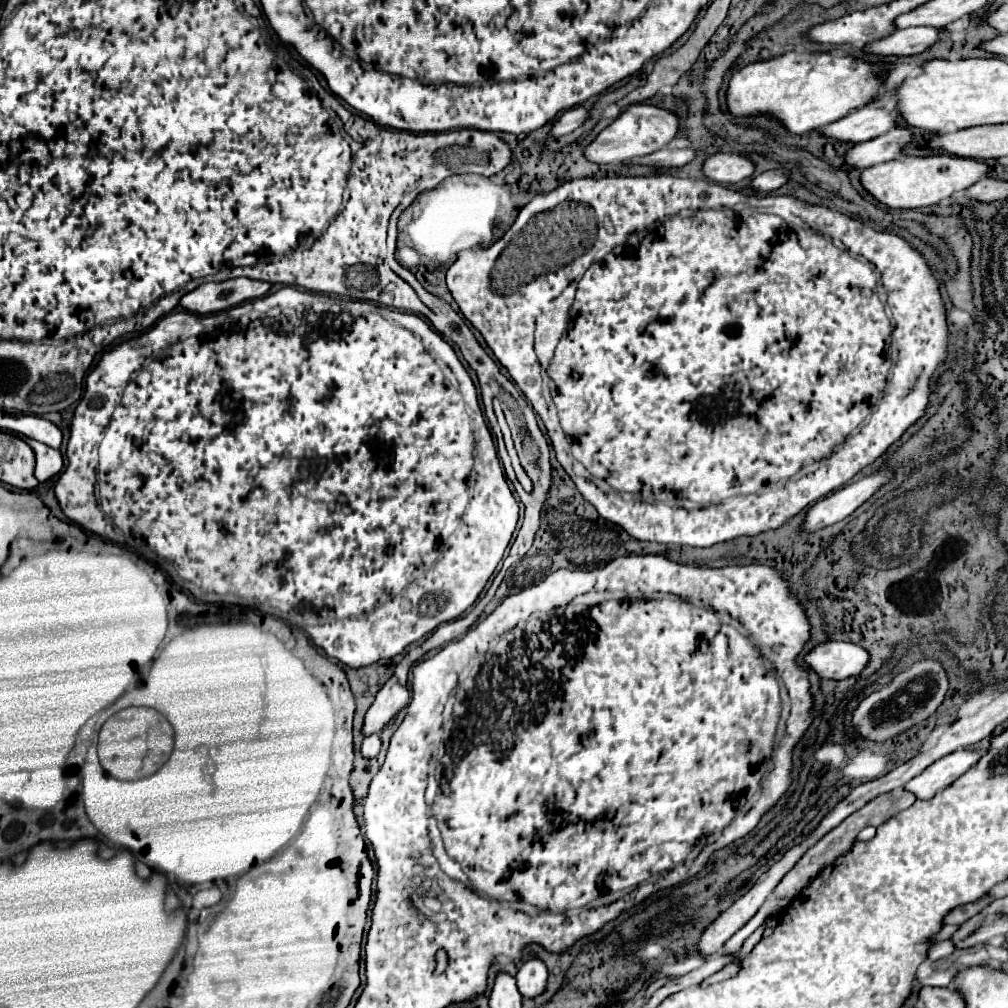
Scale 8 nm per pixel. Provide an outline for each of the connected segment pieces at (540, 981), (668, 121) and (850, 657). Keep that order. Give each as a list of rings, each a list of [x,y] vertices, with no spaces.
[[[534,955],[516,973],[516,985],[524,999],[540,995],[546,987],[546,979],[548,979],[546,965],[542,959],[536,959]]]
[[[630,105],[626,107],[614,123],[610,123],[598,137],[582,151],[590,163],[620,163],[634,157],[654,153],[656,149],[666,147],[678,133],[678,117],[666,109],[654,105]]]
[[[824,641],[806,655],[806,665],[824,679],[846,679],[868,663],[868,651],[846,641]]]

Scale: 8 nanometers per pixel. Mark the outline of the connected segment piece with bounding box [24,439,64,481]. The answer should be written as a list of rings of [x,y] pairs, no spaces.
[[[24,439],[36,453],[36,479],[38,481],[46,481],[54,475],[58,475],[64,467],[64,461],[62,461],[62,453],[56,451],[56,449],[50,449],[50,447],[44,447],[42,443],[36,443],[32,439]]]

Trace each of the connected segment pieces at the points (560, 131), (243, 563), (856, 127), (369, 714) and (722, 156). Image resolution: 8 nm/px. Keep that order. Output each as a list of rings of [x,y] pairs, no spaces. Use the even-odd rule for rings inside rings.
[[[580,105],[580,107],[574,107],[574,109],[568,109],[564,111],[554,123],[552,123],[552,129],[550,129],[550,135],[552,137],[562,137],[566,133],[572,133],[574,129],[578,129],[588,117],[588,111]]]
[[[280,287],[278,291],[274,291],[262,299],[254,299],[254,301],[248,301],[244,305],[238,305],[238,307],[232,307],[228,311],[220,311],[214,315],[192,315],[186,311],[170,313],[170,315],[162,317],[158,321],[158,325],[150,327],[150,331],[146,331],[146,333],[142,331],[140,335],[124,339],[118,345],[104,351],[98,365],[88,373],[84,395],[74,409],[66,457],[68,457],[68,467],[58,477],[54,491],[56,491],[58,503],[68,519],[72,519],[80,527],[100,535],[102,539],[118,543],[118,545],[126,547],[128,551],[144,557],[146,561],[150,561],[158,569],[166,571],[174,579],[174,583],[188,587],[188,591],[198,601],[212,603],[212,601],[226,601],[226,597],[240,597],[240,599],[234,599],[234,603],[254,607],[262,613],[284,619],[290,625],[304,625],[302,629],[312,637],[314,645],[318,645],[328,657],[332,657],[352,669],[368,667],[368,665],[382,661],[382,659],[392,659],[394,655],[402,653],[410,643],[432,633],[440,623],[456,619],[470,605],[474,605],[474,601],[478,599],[486,581],[490,579],[496,565],[504,557],[504,551],[510,543],[510,537],[512,537],[512,533],[516,529],[516,521],[518,521],[518,503],[508,487],[508,481],[504,479],[504,469],[498,459],[492,433],[486,425],[486,419],[484,419],[480,403],[478,403],[476,385],[474,385],[470,373],[466,371],[466,367],[456,357],[454,349],[416,315],[398,313],[388,307],[376,307],[376,305],[370,305],[368,301],[354,301],[354,299],[326,297],[326,295],[318,295],[318,293],[298,291],[296,287]],[[474,437],[476,437],[476,469],[474,469]]]
[[[862,107],[850,111],[846,117],[828,123],[826,127],[818,129],[818,133],[826,139],[836,139],[844,143],[862,143],[878,137],[894,127],[894,117],[884,109],[870,109]]]
[[[388,679],[384,687],[378,691],[374,703],[366,711],[364,725],[362,725],[362,735],[378,735],[384,731],[384,727],[408,705],[410,695],[406,687],[400,687],[396,679]]]
[[[716,153],[704,161],[702,173],[714,183],[738,183],[752,177],[754,165],[740,153]]]

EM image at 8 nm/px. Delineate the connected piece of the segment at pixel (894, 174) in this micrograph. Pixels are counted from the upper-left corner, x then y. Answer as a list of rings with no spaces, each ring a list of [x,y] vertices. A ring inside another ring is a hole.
[[[906,155],[864,169],[860,173],[860,183],[876,201],[890,209],[918,209],[936,205],[938,201],[950,197],[952,193],[964,191],[972,183],[986,177],[988,171],[990,167],[986,163],[974,159],[962,159],[952,155],[928,155],[928,157]]]

